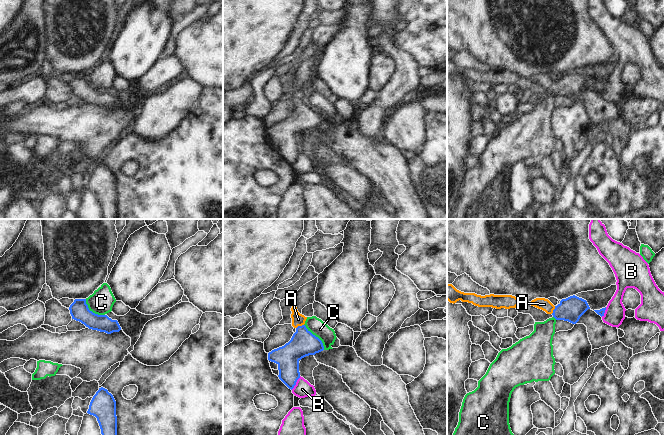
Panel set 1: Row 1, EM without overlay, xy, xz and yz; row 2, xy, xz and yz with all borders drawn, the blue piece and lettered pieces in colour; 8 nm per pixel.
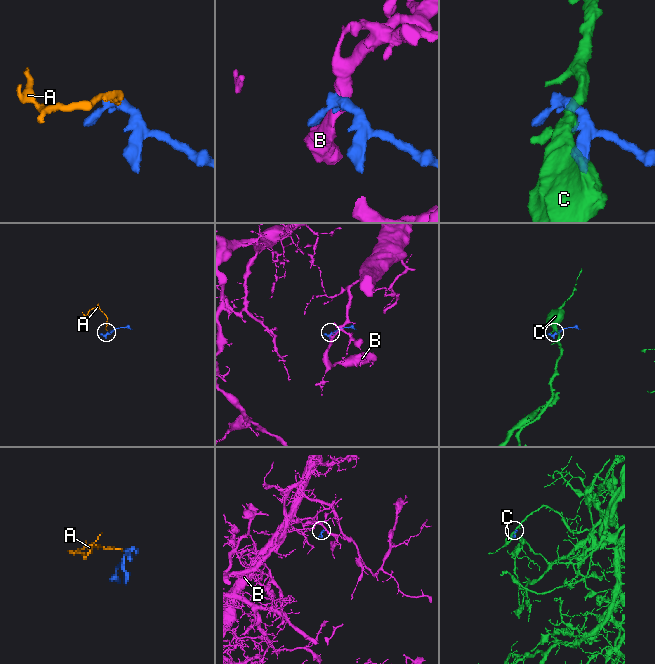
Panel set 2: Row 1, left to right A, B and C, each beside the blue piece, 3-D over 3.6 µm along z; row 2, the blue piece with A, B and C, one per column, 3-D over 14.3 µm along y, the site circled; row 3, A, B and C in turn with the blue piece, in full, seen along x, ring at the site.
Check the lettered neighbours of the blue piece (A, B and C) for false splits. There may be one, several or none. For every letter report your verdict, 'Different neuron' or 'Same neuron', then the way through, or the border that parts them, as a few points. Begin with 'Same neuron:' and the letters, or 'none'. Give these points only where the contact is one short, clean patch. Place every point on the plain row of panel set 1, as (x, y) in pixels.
Same neuron: A
A: Same neuron. Path across: xz (303, 119), (302, 108), (299, 102), (298, 95)
B: Different neuron. Boundary: xz (300, 152), (291, 165)
C: Different neuron. Boundary: xz (304, 100), (321, 117), (324, 125).

